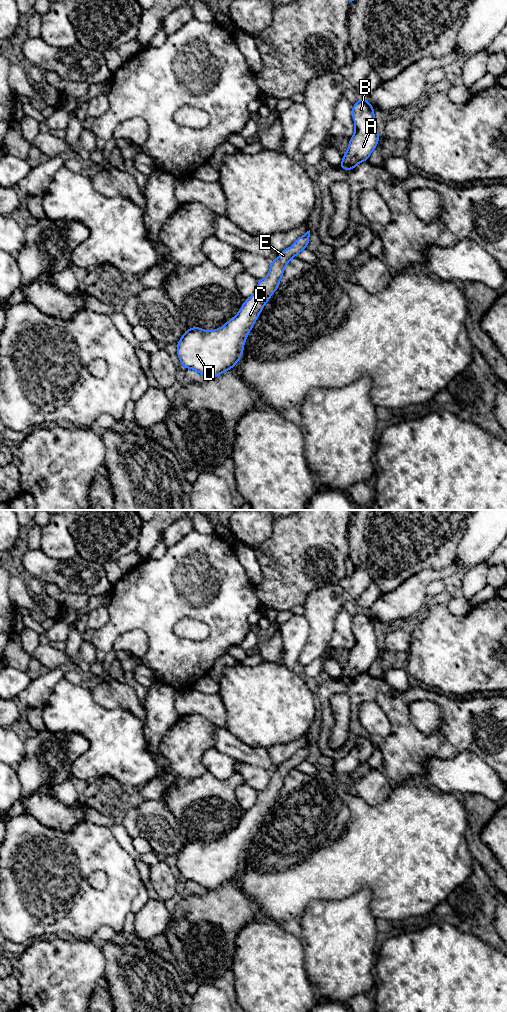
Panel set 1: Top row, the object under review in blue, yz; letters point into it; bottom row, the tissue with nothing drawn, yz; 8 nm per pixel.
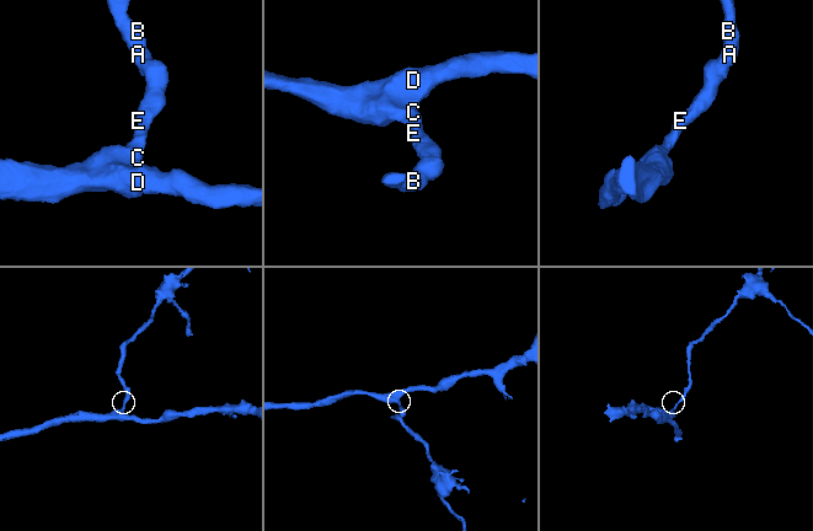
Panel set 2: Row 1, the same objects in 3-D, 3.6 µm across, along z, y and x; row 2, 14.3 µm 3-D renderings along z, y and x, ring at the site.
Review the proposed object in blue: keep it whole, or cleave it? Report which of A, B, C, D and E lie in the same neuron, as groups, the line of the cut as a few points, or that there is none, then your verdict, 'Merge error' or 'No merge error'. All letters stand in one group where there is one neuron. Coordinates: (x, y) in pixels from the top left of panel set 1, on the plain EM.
Groups: A B C D E. No split. No merge error

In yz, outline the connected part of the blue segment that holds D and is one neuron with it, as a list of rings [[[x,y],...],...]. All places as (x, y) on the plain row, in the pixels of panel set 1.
[[[310,742],[299,749],[277,771],[271,772],[266,790],[258,792],[255,805],[247,810],[238,826],[213,843],[200,839],[186,842],[177,855],[177,867],[184,880],[194,881],[208,891],[232,881],[243,866],[244,855],[264,817],[277,802],[291,770],[306,761]]]

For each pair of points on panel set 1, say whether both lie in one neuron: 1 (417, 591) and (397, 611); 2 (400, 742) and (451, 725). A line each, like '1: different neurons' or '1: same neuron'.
1: same neuron
2: same neuron

